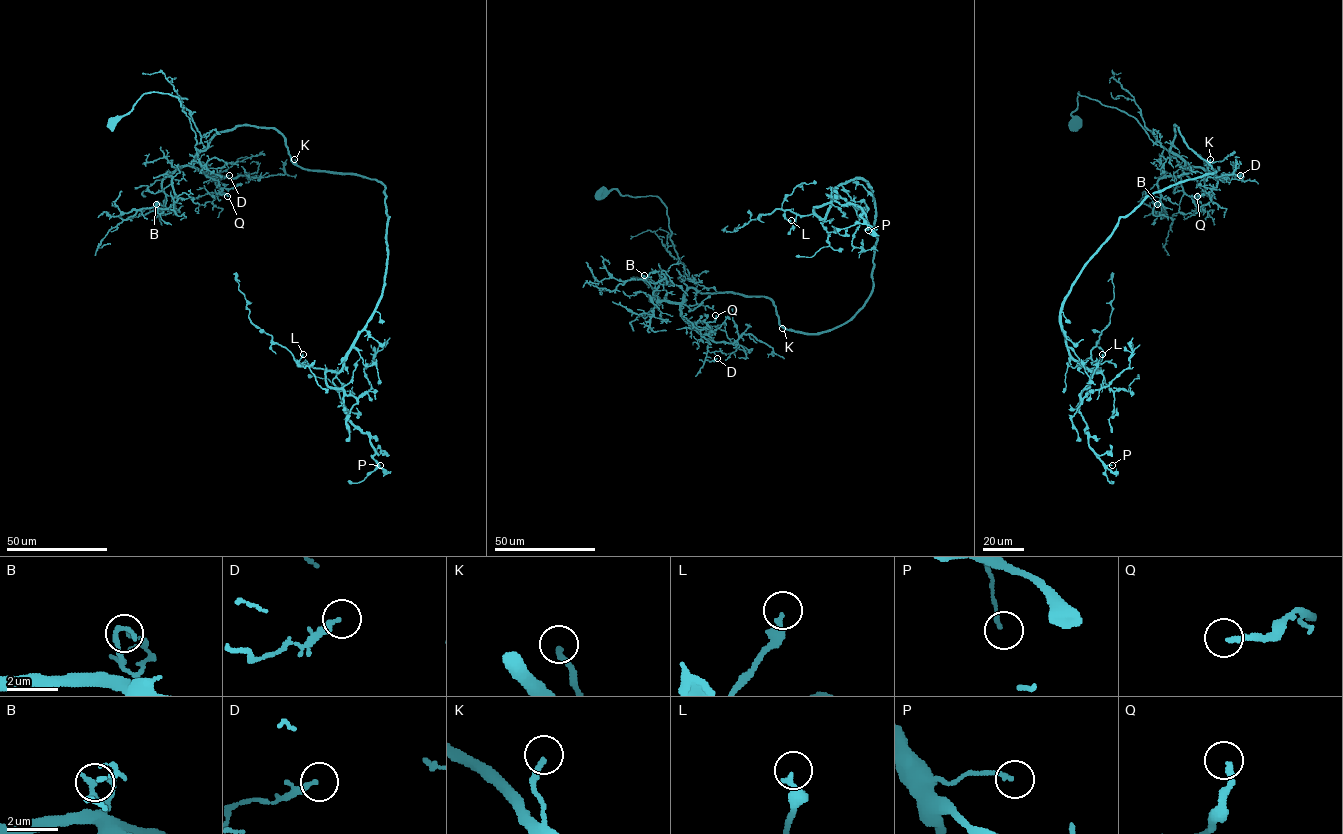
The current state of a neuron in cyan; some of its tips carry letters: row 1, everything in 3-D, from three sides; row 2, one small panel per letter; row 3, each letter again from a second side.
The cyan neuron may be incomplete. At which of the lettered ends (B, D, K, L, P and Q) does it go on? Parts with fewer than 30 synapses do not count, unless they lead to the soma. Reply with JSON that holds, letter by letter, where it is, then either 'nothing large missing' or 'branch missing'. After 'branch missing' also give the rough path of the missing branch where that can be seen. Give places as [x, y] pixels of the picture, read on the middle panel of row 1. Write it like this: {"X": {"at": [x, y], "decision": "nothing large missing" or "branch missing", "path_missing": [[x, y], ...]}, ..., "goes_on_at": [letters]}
{"B": {"at": [644, 275], "decision": "nothing large missing"}, "D": {"at": [717, 358], "decision": "nothing large missing"}, "K": {"at": [782, 328], "decision": "branch missing"}, "L": {"at": [791, 220], "decision": "nothing large missing"}, "P": {"at": [868, 230], "decision": "nothing large missing"}, "Q": {"at": [715, 315], "decision": "branch missing", "path_missing": [[715, 315], [709, 304], [709, 290], [692, 275], [701, 273]]}, "goes_on_at": ["K", "Q"]}

